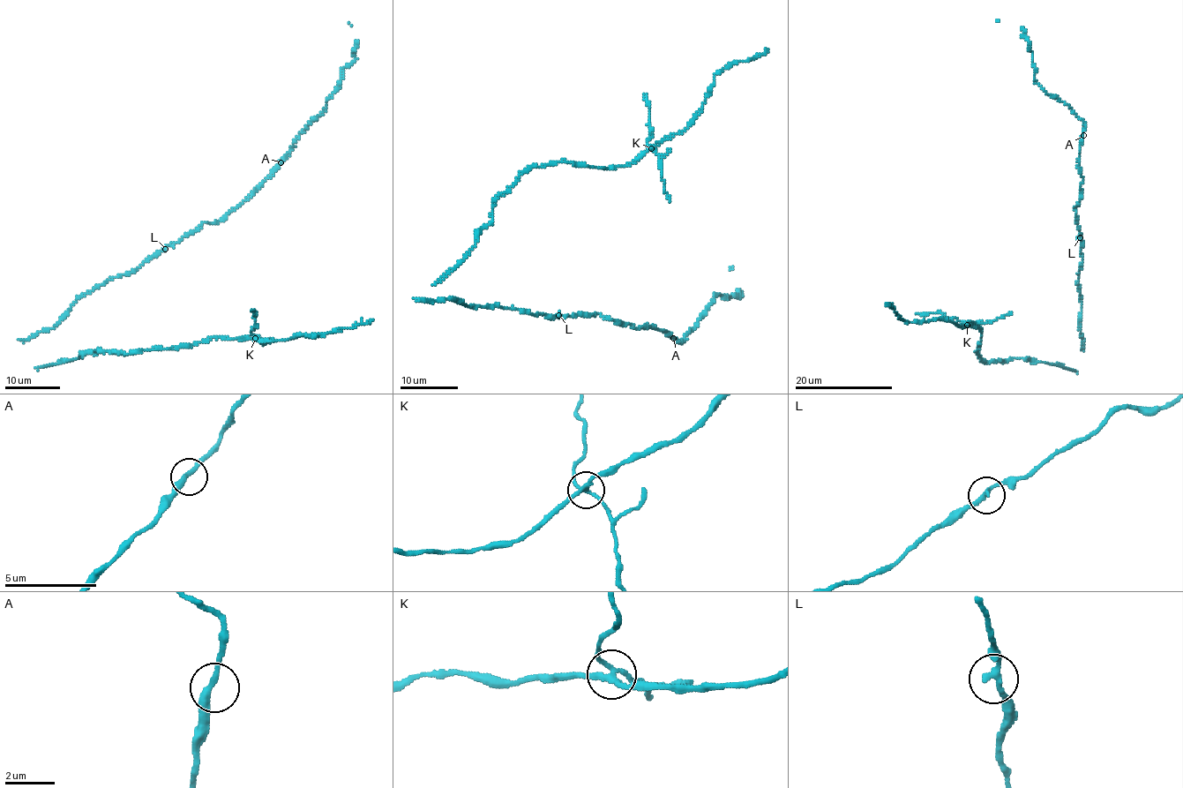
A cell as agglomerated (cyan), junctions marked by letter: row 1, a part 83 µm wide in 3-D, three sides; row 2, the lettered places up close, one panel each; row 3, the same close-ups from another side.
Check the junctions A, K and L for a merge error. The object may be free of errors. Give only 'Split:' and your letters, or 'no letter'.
Split: K

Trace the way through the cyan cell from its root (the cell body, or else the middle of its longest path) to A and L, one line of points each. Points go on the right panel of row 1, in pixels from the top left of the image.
A: (1081, 334), (1077, 285), (1081, 241), (1074, 209), (1080, 200), (1079, 144), (1083, 135)
L: (1081, 334), (1081, 302), (1077, 285), (1082, 255), (1080, 237)

